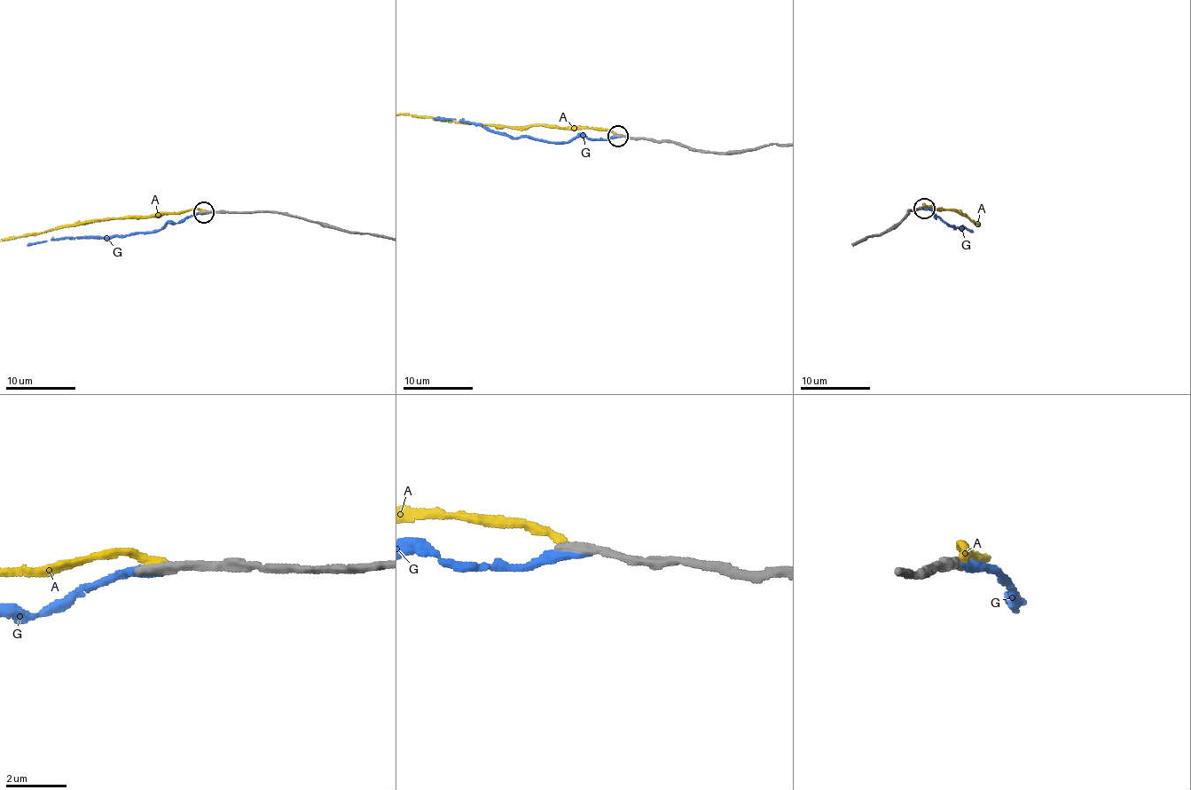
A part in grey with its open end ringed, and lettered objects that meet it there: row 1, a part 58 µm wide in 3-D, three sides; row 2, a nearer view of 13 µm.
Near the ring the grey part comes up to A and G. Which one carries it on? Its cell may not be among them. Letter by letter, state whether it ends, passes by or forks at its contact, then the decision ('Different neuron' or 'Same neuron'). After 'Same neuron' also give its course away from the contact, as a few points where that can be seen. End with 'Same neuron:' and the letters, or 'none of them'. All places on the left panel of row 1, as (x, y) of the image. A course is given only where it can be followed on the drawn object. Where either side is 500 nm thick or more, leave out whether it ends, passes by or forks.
A: It ends there. Different neuron
G: It ends there. Same neuron. Its course: (205, 212), (190, 215), (176, 224), (166, 223), (160, 229), (144, 233), (27, 245)
Same neuron: G

